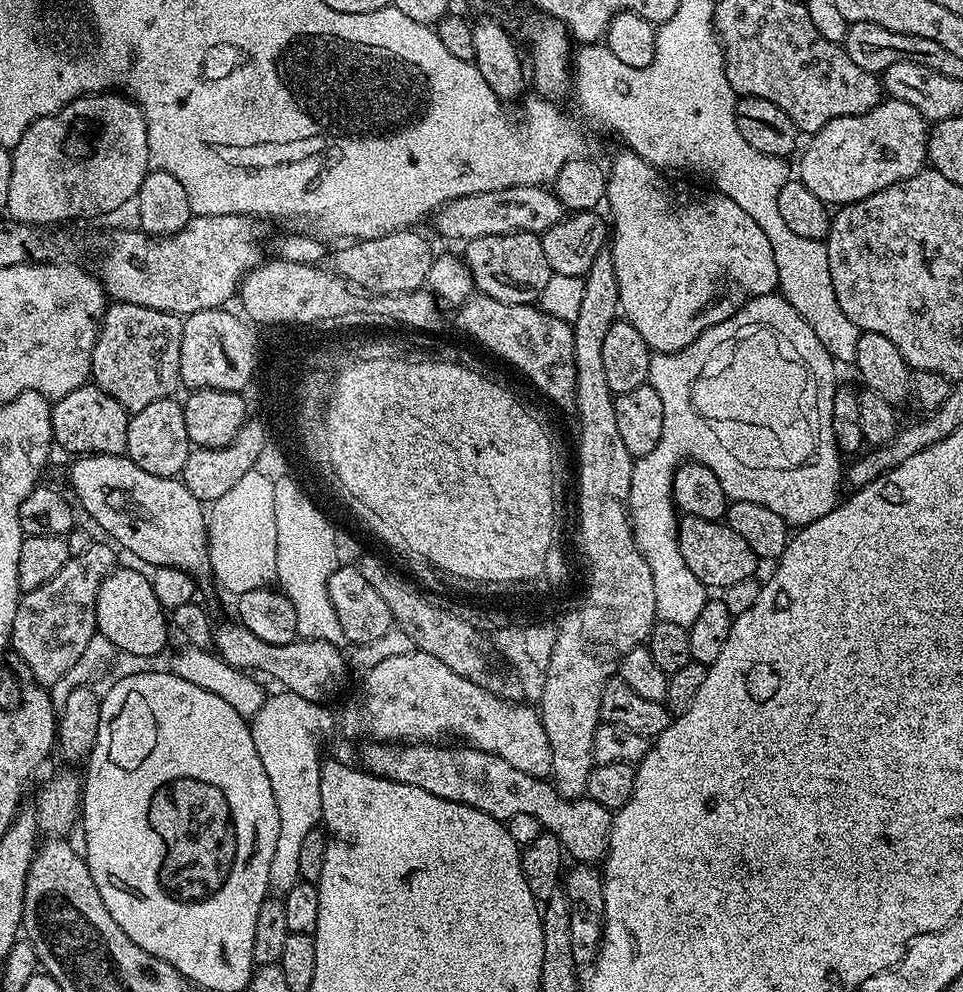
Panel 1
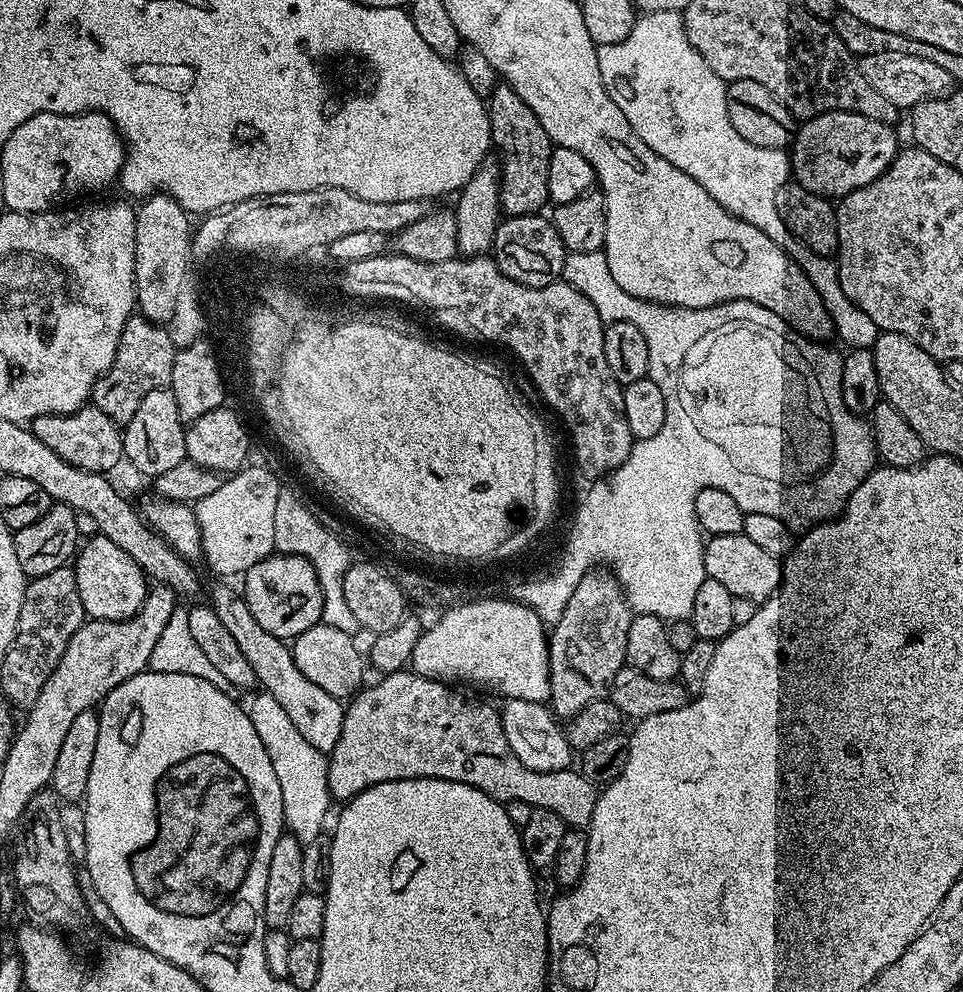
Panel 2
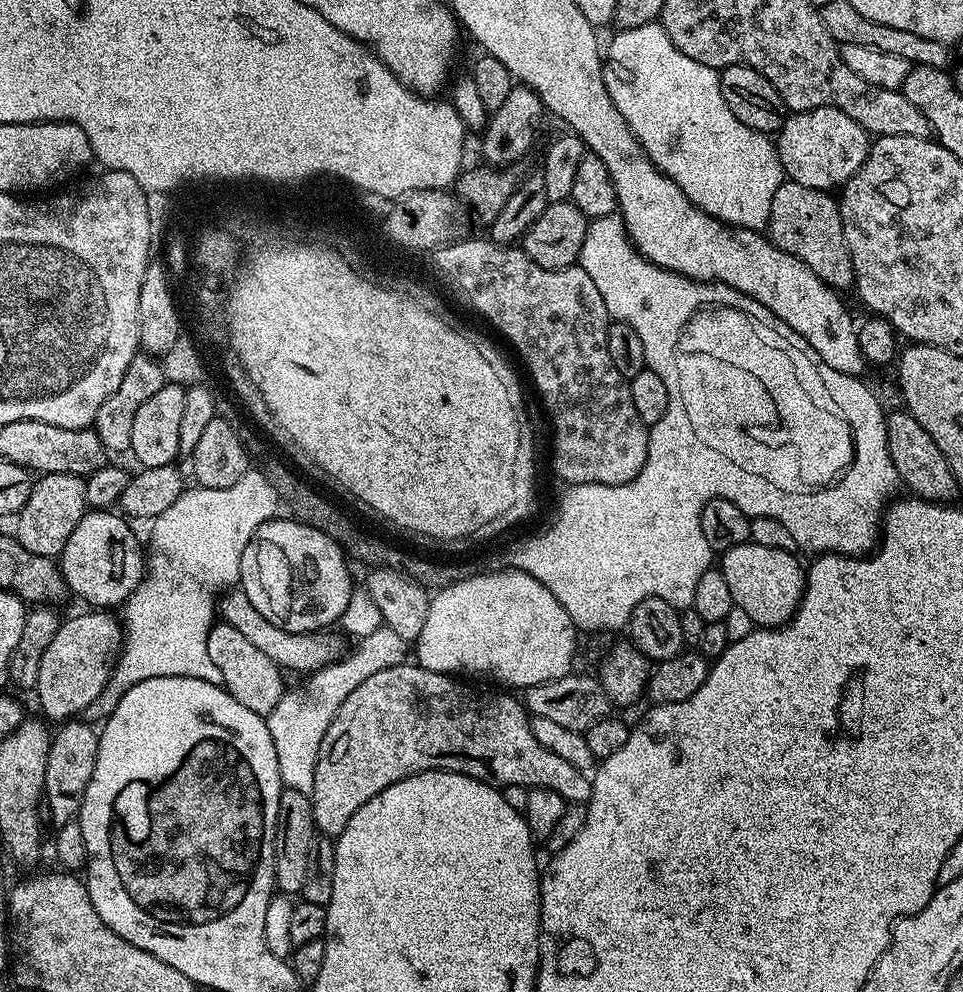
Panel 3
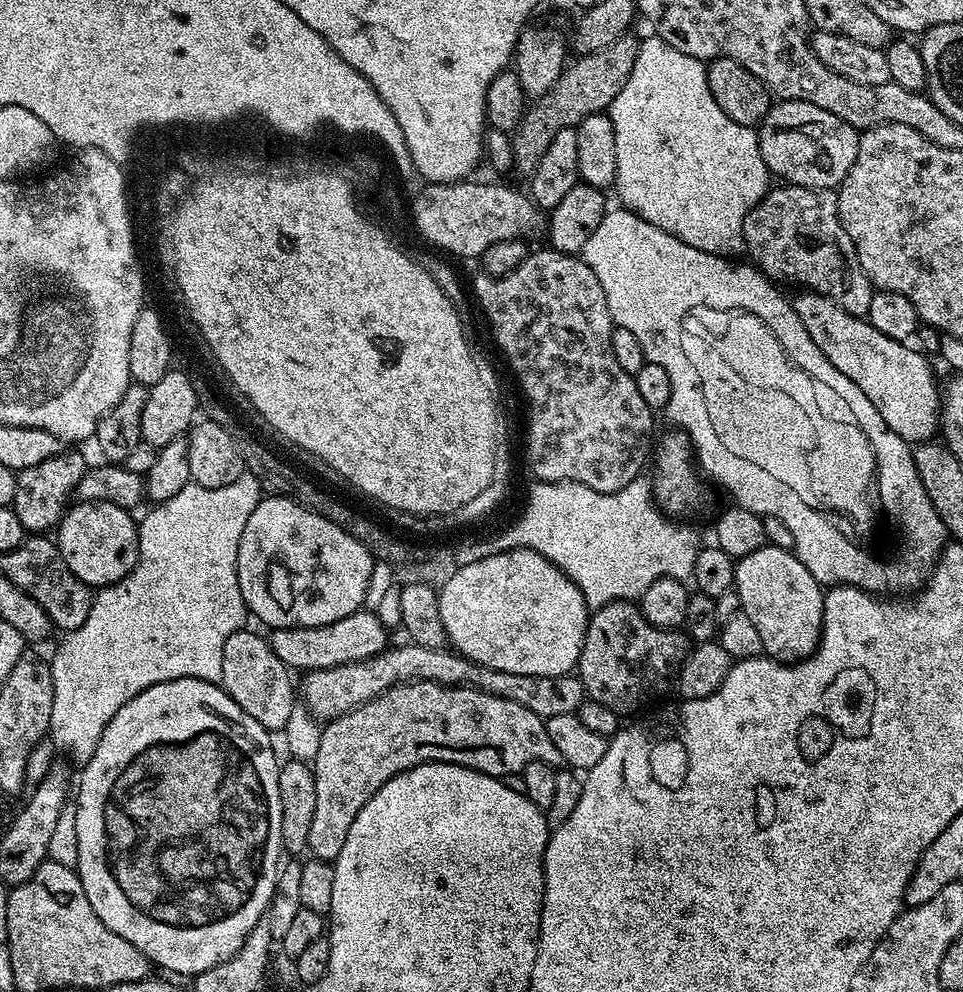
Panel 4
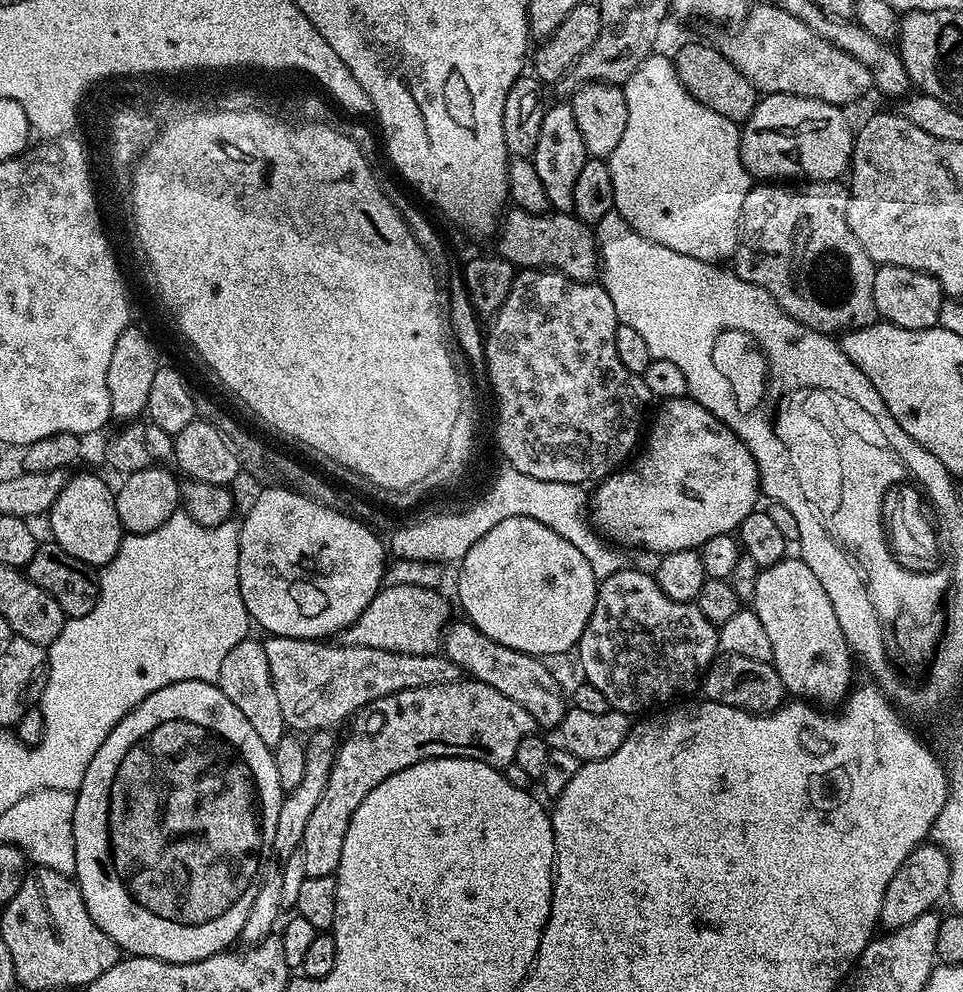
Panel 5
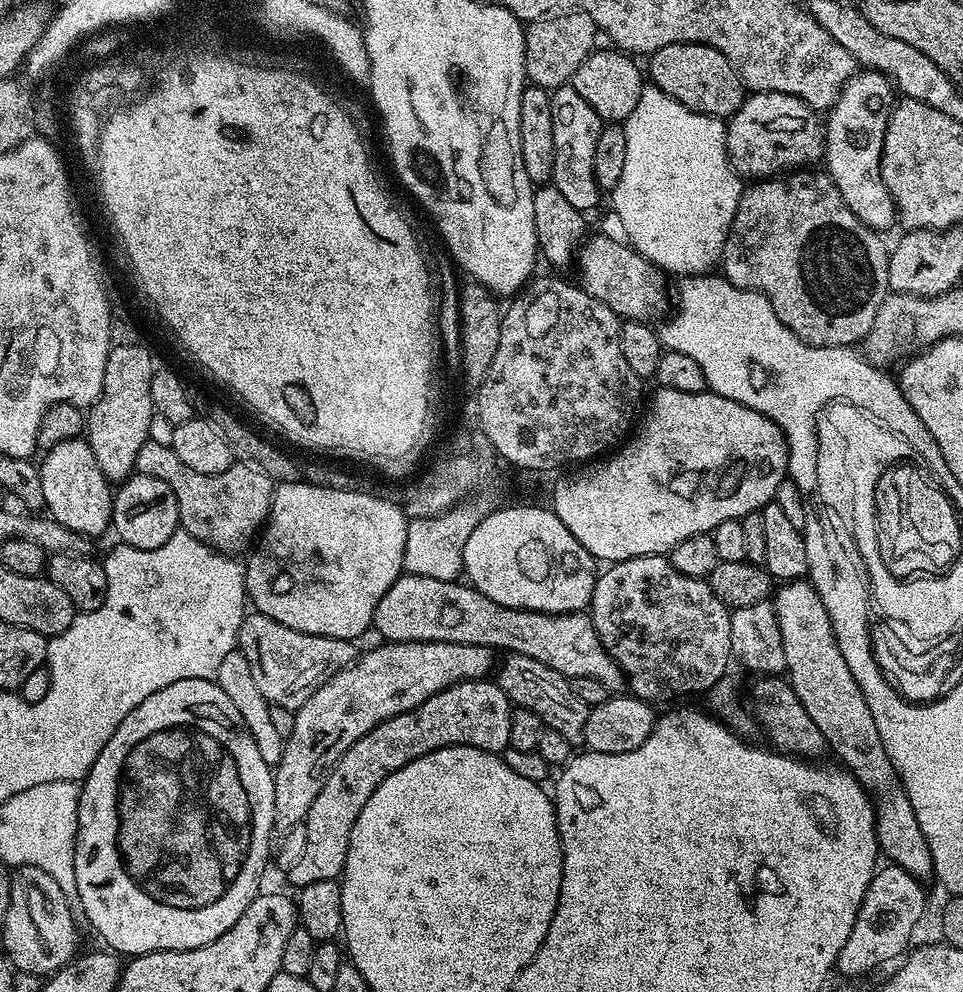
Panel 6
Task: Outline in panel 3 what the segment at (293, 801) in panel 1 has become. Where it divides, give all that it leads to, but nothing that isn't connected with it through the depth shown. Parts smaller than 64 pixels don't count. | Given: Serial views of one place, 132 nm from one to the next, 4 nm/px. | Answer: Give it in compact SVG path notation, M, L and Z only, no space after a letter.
M381 627L359 637L356 649L325 668L311 673L304 684L304 692L285 691L284 697L274 706L268 717L270 738L274 738L274 754L278 754L280 783L284 788L311 793L314 786L314 766L318 762L318 750L330 722L338 714L342 702L371 678L378 670L405 663L410 656L409 641L403 640L394 630Z

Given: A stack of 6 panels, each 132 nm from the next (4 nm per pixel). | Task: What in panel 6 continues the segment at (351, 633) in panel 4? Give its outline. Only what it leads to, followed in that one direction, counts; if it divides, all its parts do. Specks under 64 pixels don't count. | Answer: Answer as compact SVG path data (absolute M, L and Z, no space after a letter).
M402 574L394 586L382 594L372 623L375 631L380 631L388 642L462 642L493 650L508 648L504 650L538 658L538 662L563 676L594 678L602 682L609 693L620 694L626 688L624 670L602 646L591 615L584 612L550 614L498 606L498 602L490 602L486 594L467 582Z

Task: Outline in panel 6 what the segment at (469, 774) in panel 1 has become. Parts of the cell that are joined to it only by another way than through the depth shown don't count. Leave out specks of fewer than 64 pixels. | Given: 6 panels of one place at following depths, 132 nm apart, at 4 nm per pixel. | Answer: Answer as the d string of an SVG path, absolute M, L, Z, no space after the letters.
M491 679L467 680L458 682L422 702L414 710L406 710L406 714L398 714L370 730L334 766L334 770L326 778L326 786L314 798L314 806L310 806L310 814L304 820L306 826L306 850L302 850L302 858L287 869L286 876L296 890L310 886L310 882L326 882L339 880L344 875L346 866L346 850L350 846L350 830L354 830L354 822L358 822L358 814L362 814L362 806L366 806L366 798L378 790L378 786L394 770L406 766L414 758L422 758L439 748L449 748L459 744L469 744L478 750L486 750L497 754L503 753L510 745L510 718L514 705L508 695Z

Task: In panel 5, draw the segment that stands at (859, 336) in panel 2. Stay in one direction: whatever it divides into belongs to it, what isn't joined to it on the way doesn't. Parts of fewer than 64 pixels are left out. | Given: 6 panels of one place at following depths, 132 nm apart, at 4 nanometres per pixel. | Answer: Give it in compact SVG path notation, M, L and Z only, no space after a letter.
M659 54L647 56L622 85L626 98L626 131L618 141L614 154L607 157L613 178L613 202L632 229L666 250L678 250L686 258L698 258L707 264L731 261L736 255L740 233L742 202L754 187L753 177L742 166L740 128L730 118L714 114L695 100L682 86L675 63Z

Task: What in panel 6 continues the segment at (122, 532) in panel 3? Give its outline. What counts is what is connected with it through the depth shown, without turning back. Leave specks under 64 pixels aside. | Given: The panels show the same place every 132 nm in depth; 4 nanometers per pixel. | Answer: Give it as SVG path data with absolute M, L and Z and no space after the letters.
M87 439L58 442L58 446L47 449L43 456L44 461L39 461L38 467L47 515L79 536L95 538L104 531L107 533L112 523L114 488L102 470L98 470L98 461L94 459L94 450L90 450Z

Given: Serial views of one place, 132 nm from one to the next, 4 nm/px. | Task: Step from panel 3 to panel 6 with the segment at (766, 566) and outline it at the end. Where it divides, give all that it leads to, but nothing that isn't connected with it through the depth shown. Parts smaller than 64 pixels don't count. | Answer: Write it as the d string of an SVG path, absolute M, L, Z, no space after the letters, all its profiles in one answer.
M807 579L789 580L781 583L774 592L774 607L776 617L778 618L778 626L782 630L782 651L786 654L786 666L784 672L789 684L792 685L794 694L798 694L798 702L802 702L802 706L806 706L806 714L810 714L810 718L814 721L814 726L818 726L818 730L822 730L822 738L826 738L831 755L836 755L841 765L847 771L851 772L853 778L863 786L865 792L869 793L874 801L876 809L876 843L879 851L889 856L891 863L895 867L906 870L909 874L916 877L917 880L927 881L927 876L933 875L932 855L930 854L930 846L926 846L926 834L922 834L922 826L918 826L918 818L914 814L914 806L910 806L910 798L904 793L904 786L897 776L894 766L890 762L890 758L886 754L886 746L882 746L882 738L878 735L878 726L874 723L874 714L870 714L870 706L866 706L866 698L862 694L862 690L858 686L858 682L854 682L854 674L850 674L850 666L846 666L846 658L842 658L842 650L838 650L838 638L834 638L834 626L830 622L830 614L826 614L826 606L822 606L822 598L818 598L816 588Z

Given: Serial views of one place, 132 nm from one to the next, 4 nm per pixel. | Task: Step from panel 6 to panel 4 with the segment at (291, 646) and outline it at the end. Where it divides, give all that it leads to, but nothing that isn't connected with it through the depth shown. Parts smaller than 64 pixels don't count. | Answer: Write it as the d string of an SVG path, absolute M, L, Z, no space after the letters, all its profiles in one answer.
M404 642L401 648L389 646L379 656L371 656L362 662L350 662L346 666L334 666L326 670L314 670L303 673L298 684L298 696L303 707L317 721L337 720L342 714L354 710L359 704L365 704L387 692L389 688L397 688L399 684L407 684L417 680L434 682L451 688L476 688L486 694L494 694L498 698L510 698L510 702L518 702L518 706L526 706L534 714L544 720L554 718L554 714L576 713L580 704L586 699L584 683L579 675L567 676L535 676L534 674L506 674L502 670L494 670L490 666L482 666L473 660L467 660L455 650L447 647L431 648Z

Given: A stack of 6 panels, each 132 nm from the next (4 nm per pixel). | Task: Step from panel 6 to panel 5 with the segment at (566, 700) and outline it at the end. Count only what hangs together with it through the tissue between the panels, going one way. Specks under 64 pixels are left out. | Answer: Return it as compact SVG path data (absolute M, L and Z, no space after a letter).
M466 618L453 619L444 629L442 652L450 662L460 667L465 677L494 686L494 690L498 690L498 694L506 694L510 702L518 702L518 706L533 716L541 729L559 729L566 711L566 696L560 693L555 674L544 665L547 663L541 657L510 650L510 646L502 646L502 642L486 638L486 634L482 634L482 630L475 628Z

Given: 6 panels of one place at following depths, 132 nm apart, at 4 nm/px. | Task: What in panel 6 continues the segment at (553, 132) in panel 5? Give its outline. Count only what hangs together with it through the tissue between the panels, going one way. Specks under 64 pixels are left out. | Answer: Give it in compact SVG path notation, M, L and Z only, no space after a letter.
M570 86L557 88L552 92L550 114L554 118L554 170L550 181L551 187L556 188L558 194L562 194L562 198L566 198L570 206L574 206L574 210L585 214L591 213L591 208L598 207L602 197L602 191L594 174L594 149L598 146L601 118L598 114L594 114L594 106L590 106L590 102L586 102L586 98L582 98L582 94L578 94L578 90Z

